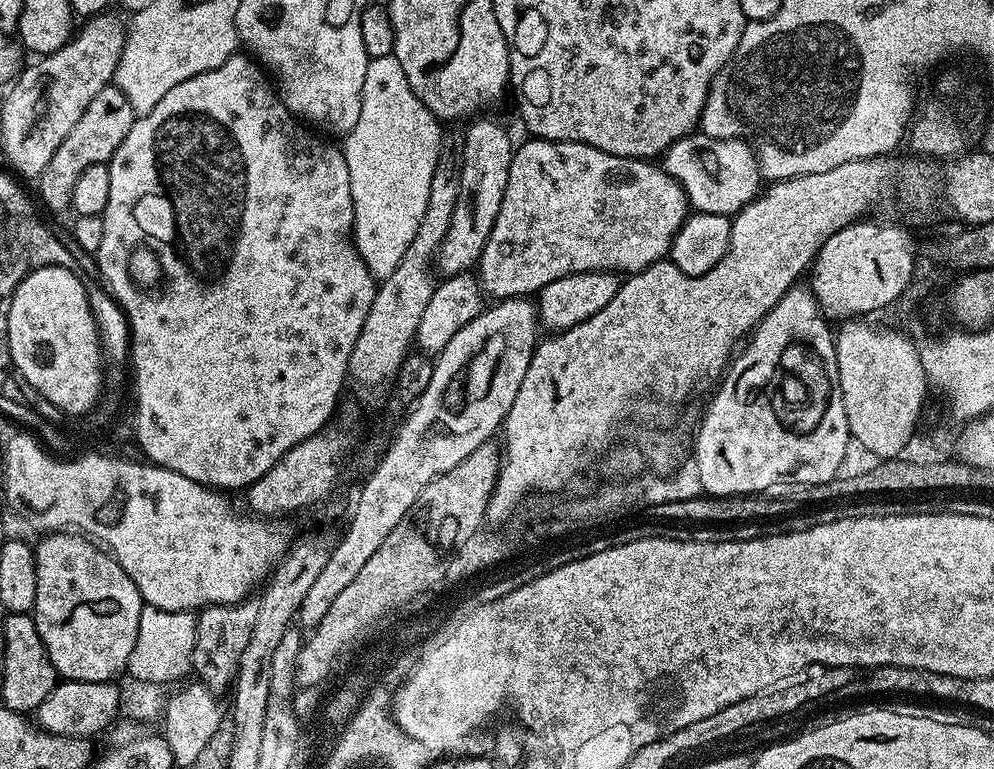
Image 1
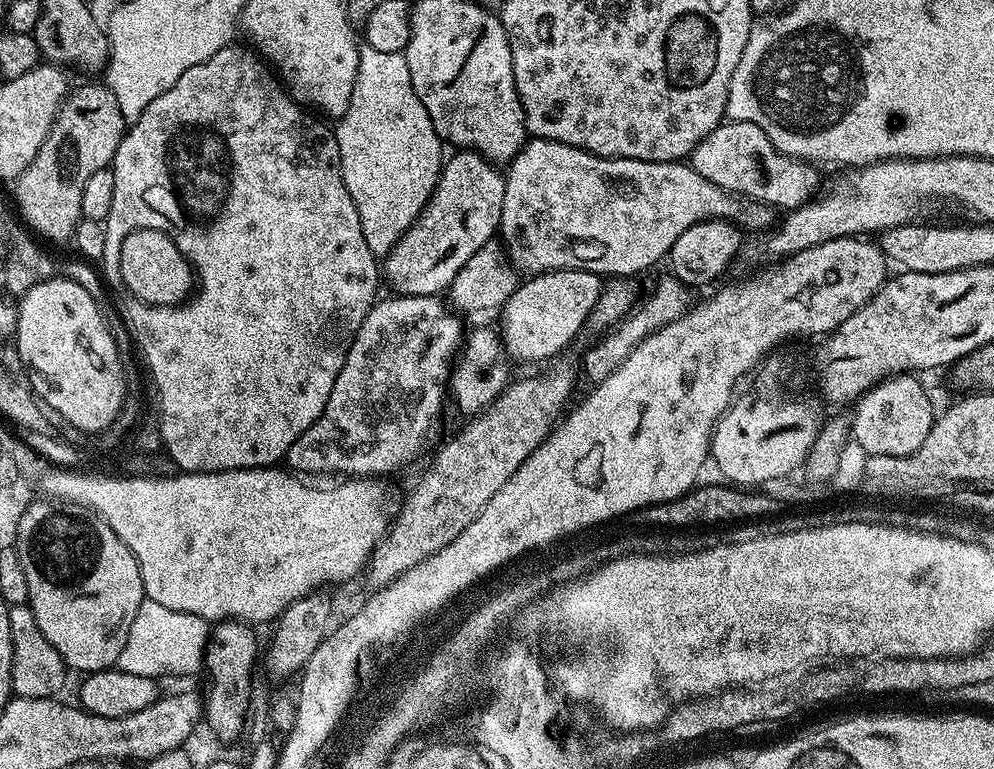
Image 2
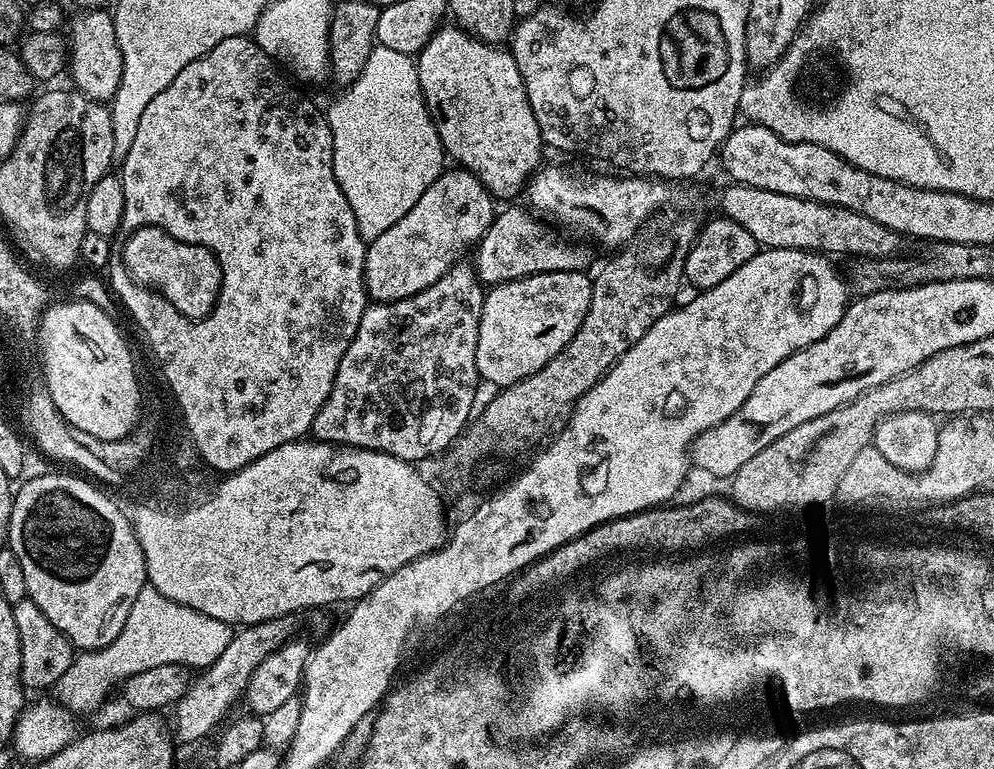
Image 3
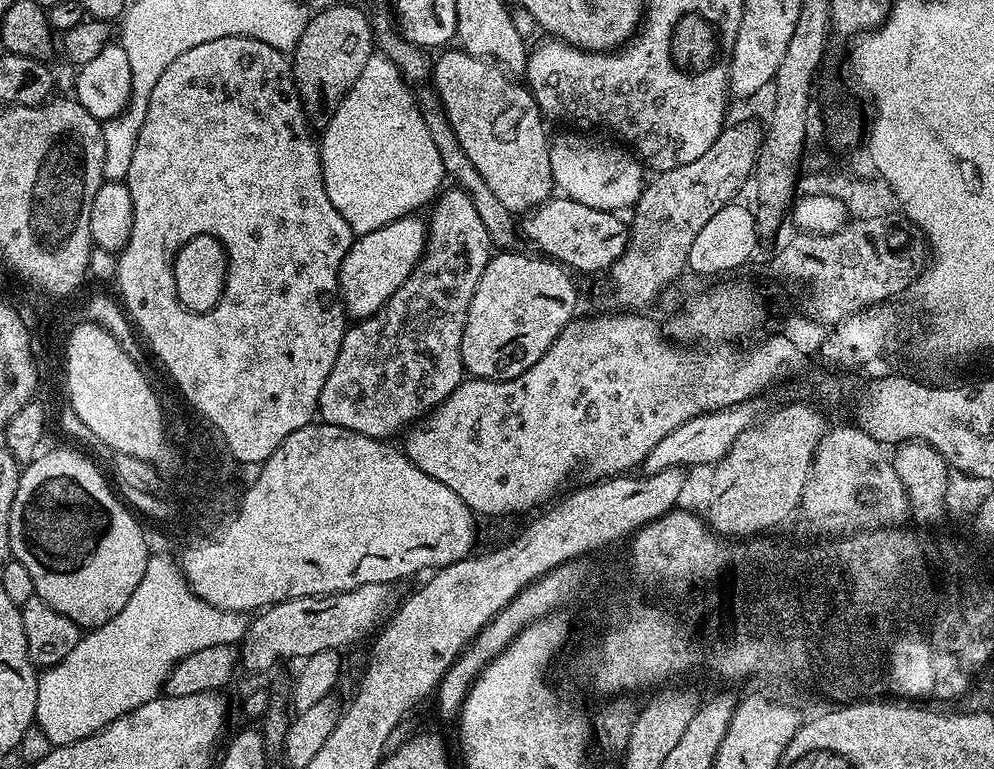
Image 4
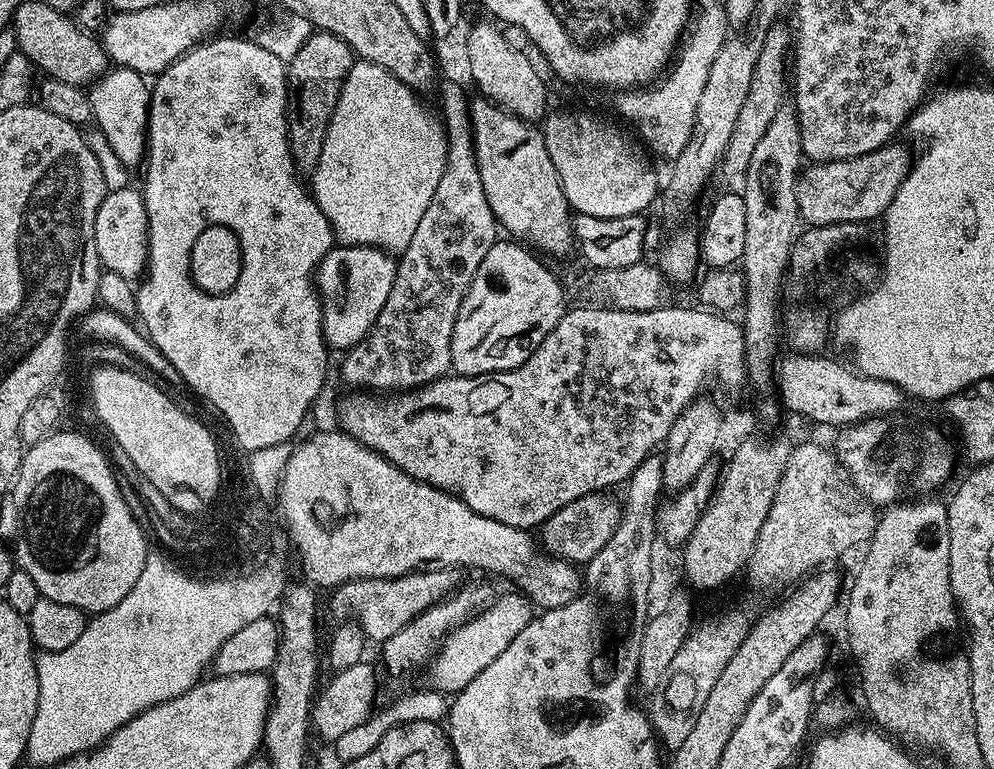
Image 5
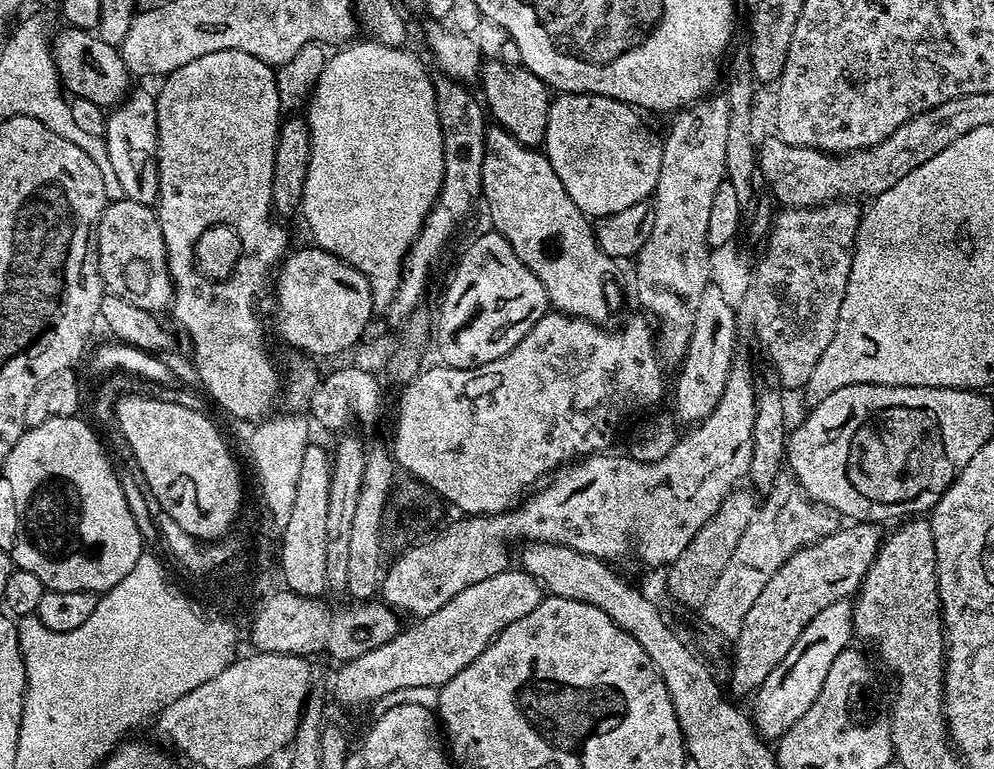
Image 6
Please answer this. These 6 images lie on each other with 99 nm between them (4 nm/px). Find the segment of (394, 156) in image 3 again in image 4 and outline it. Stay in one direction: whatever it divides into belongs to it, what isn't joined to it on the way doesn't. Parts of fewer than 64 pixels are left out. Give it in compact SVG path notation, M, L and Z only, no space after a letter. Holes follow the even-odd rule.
M374 54L370 58L370 62L366 62L366 70L362 70L358 82L354 82L354 86L350 86L346 98L342 98L338 110L334 110L330 122L322 129L318 143L320 145L320 165L322 166L322 178L326 186L326 194L330 198L330 202L334 202L334 210L338 210L338 214L342 214L342 218L346 218L346 222L352 227L353 233L363 234L370 230L378 230L390 222L401 220L404 216L419 213L421 211L419 208L423 204L429 203L428 205L431 205L433 203L434 197L441 191L442 185L440 183L445 183L446 177L442 158L438 158L438 149L435 148L434 141L430 139L430 130L426 130L426 122L420 113L417 97L411 90L413 91L404 77L401 76L399 68L394 66L394 62L390 62L388 57L383 54Z

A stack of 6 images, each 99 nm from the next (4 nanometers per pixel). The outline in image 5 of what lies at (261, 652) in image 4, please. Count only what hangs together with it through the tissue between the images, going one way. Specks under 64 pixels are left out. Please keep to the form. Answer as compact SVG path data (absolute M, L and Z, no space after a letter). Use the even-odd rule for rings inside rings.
M417 570L404 576L391 576L377 580L350 580L331 593L332 612L340 618L351 618L359 624L369 641L389 640L402 626L420 612L436 603L454 588L448 570Z

